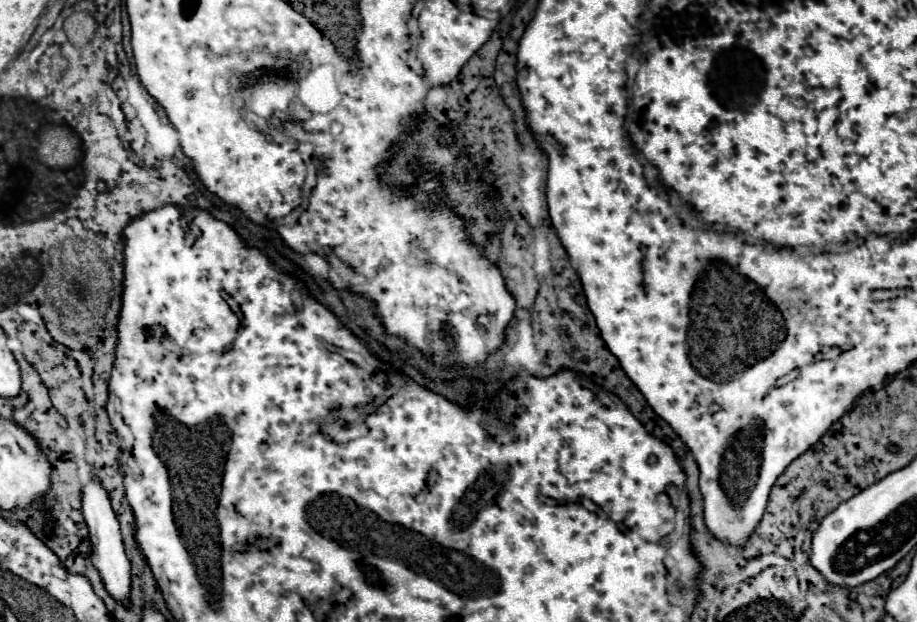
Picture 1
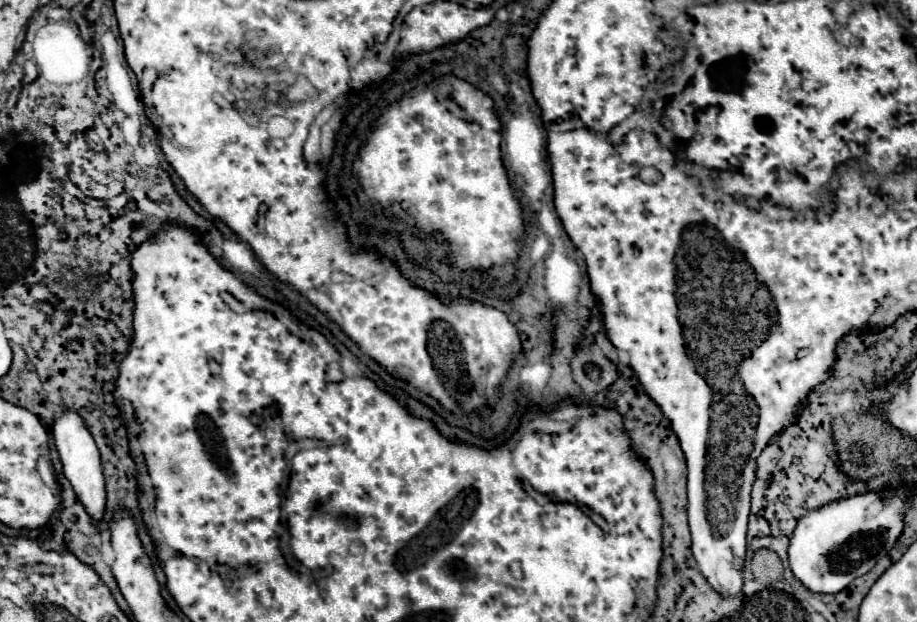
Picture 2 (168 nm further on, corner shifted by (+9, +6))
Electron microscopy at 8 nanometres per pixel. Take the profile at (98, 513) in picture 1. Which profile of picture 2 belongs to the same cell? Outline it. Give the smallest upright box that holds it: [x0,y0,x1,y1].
[53,411,105,523]

